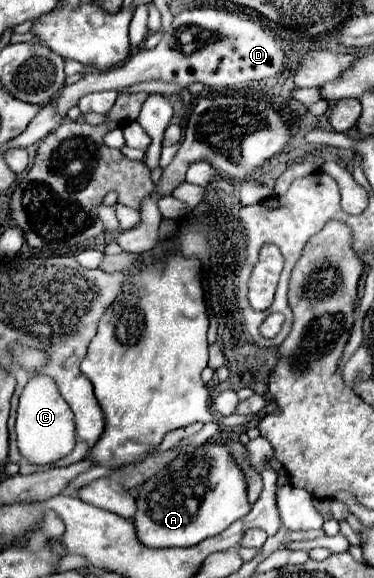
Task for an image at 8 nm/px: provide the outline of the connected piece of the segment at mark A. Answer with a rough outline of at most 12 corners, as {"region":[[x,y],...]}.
{"region":[[206,442],[138,488],[136,538],[184,548],[252,510],[230,450]]}

